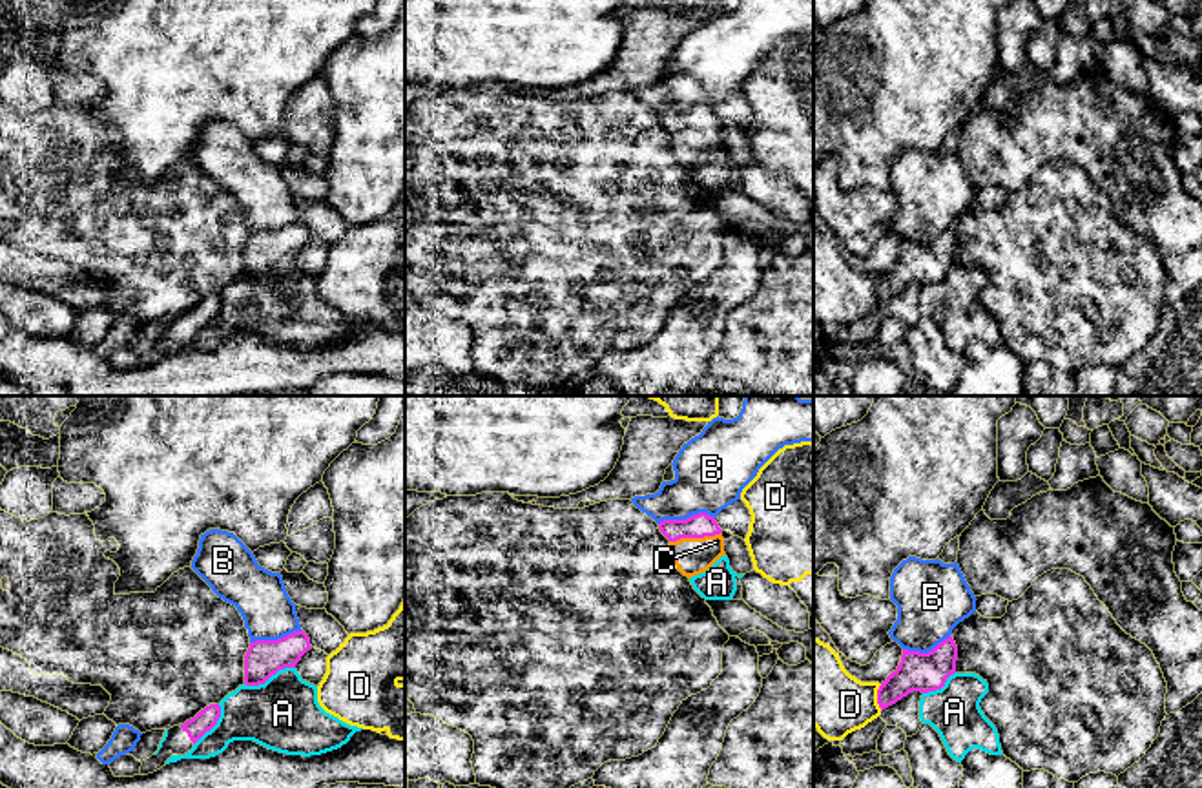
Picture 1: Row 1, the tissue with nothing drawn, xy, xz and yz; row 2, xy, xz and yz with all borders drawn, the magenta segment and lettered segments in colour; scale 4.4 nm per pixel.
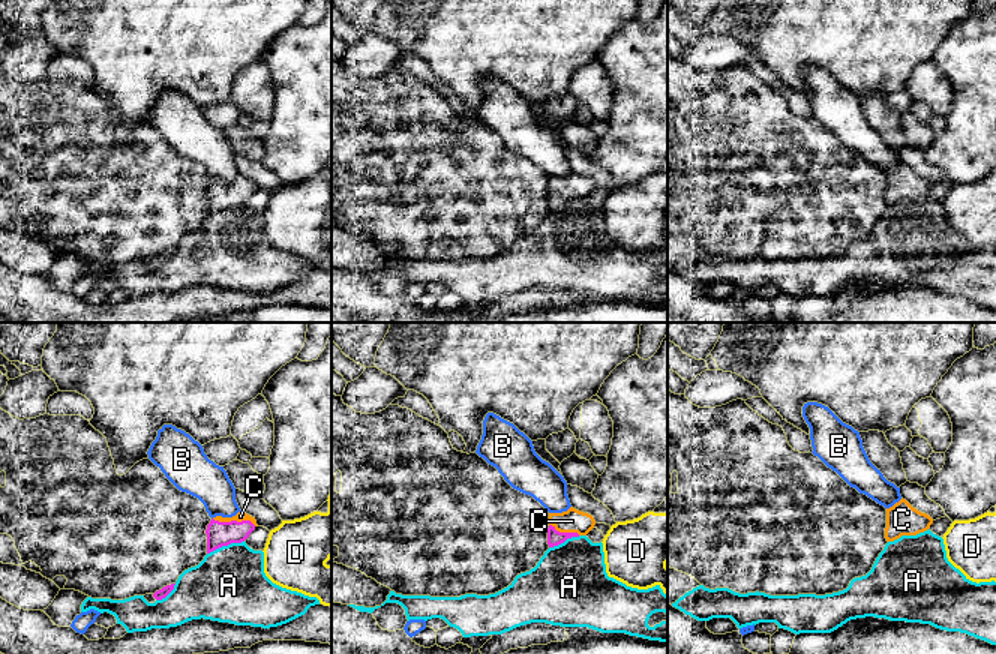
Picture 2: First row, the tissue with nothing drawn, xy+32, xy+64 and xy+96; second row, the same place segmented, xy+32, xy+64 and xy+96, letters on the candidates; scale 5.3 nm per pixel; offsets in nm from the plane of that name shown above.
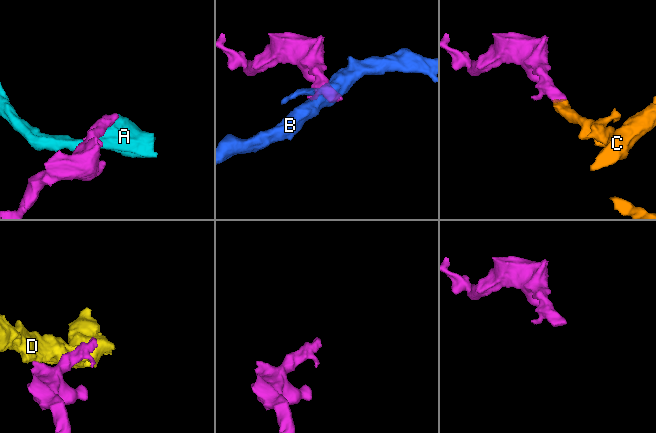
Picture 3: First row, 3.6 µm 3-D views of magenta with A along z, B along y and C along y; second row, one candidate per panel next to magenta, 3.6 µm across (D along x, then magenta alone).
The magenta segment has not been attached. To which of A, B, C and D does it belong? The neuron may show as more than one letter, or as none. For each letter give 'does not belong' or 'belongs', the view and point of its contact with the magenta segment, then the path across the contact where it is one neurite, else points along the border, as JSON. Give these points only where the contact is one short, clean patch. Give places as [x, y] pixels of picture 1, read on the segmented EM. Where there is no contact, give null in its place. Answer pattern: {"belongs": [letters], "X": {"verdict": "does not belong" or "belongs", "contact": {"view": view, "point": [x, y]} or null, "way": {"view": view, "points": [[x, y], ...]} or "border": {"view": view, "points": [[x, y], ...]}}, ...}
{"belongs": ["C"], "A": {"verdict": "does not belong", "contact": {"view": "xy", "point": [269, 677]}}, "B": {"verdict": "does not belong", "contact": {"view": "xz", "point": [686, 518]}}, "C": {"verdict": "belongs", "contact": {"view": "xz", "point": [694, 537]}, "way": {"view": "xz", "points": [[697, 526], [694, 537], [692, 557]]}}, "D": {"verdict": "does not belong", "contact": {"view": "yz", "point": [878, 697]}}}

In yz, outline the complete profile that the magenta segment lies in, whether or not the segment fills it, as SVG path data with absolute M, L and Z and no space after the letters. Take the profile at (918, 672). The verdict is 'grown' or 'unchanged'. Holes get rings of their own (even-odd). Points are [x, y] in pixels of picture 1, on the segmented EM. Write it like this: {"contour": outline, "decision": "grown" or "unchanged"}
{"contour": "M952 637L939 642L932 651L919 653L903 649L901 662L877 690L881 711L912 691L941 690L956 671L958 646Z", "decision": "unchanged"}

